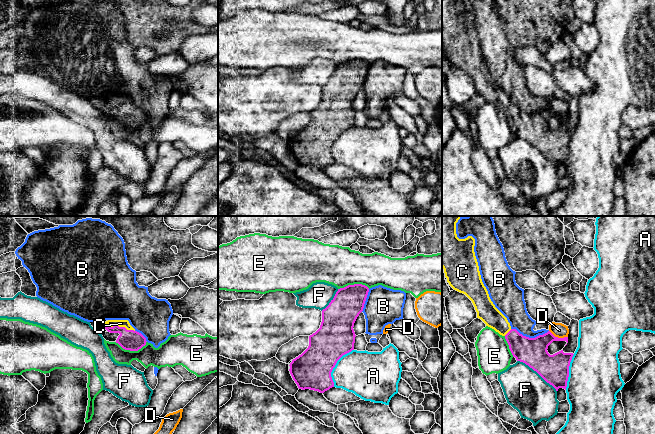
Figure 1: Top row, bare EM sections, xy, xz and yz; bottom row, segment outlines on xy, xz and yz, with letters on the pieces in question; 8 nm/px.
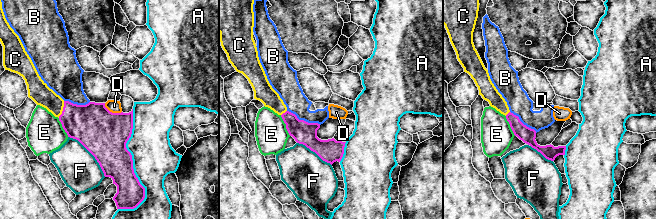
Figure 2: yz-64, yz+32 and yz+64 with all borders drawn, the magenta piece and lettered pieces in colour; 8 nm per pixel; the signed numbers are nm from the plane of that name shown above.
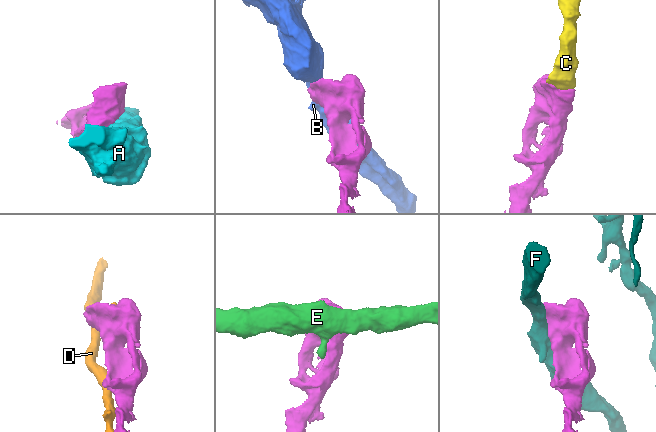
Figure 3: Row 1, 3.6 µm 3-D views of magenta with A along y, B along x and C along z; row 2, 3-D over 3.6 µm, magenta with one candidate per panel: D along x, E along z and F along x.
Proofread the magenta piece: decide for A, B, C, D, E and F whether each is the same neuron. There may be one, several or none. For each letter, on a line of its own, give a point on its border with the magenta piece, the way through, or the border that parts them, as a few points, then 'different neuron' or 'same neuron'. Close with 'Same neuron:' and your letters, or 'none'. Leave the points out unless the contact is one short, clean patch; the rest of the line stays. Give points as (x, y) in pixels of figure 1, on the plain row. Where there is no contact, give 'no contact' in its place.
A: meets magenta in xz at (334, 142); different neuron
B: meets magenta in yz at (530, 114); different neuron
C: meets magenta in xy at (118, 102); runs through xy (131, 116), (118, 102), (121, 99); same neuron
D: meets magenta in yz at (557, 113); different neuron
E: meets magenta in xy at (131, 126); border along xy (115, 118), (123, 124), (130, 126), (138, 126), (146, 120); different neuron
F: meets magenta in yz at (537, 148); different neuron
Same neuron: C

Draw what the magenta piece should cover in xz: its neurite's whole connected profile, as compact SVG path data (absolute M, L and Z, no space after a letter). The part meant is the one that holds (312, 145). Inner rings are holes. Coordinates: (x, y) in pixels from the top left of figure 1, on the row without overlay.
M362 60L348 61L338 65L329 81L322 86L320 104L309 112L308 124L290 139L290 150L299 165L324 169L334 163L331 148L337 137L354 126L354 99L363 87L369 64Z

